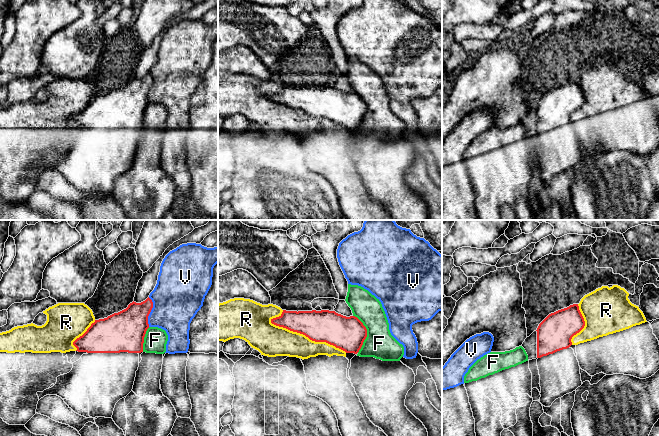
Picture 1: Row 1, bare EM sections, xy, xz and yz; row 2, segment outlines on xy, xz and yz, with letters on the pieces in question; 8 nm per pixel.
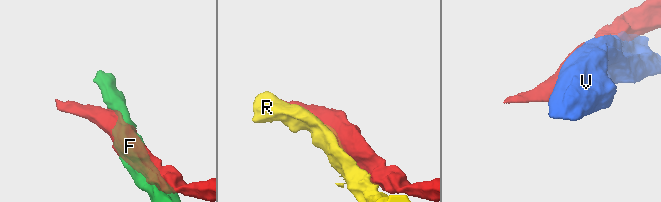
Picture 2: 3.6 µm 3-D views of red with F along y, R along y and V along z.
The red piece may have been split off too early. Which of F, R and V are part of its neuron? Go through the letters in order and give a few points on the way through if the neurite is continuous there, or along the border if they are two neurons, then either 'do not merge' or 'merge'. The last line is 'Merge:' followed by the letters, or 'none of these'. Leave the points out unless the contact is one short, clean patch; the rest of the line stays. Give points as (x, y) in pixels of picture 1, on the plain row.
F: do not merge
R: do not merge
V: do not merge
Merge: none of these

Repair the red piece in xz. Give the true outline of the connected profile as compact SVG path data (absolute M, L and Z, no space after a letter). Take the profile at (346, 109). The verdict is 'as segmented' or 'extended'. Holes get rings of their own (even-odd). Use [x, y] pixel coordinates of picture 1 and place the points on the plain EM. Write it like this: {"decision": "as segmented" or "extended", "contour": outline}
{"decision": "as segmented", "contour": "M283 86L279 93L271 95L271 99L290 107L303 110L312 117L326 118L346 129L357 130L367 113L367 105L357 93L346 93L329 86L298 88Z"}

